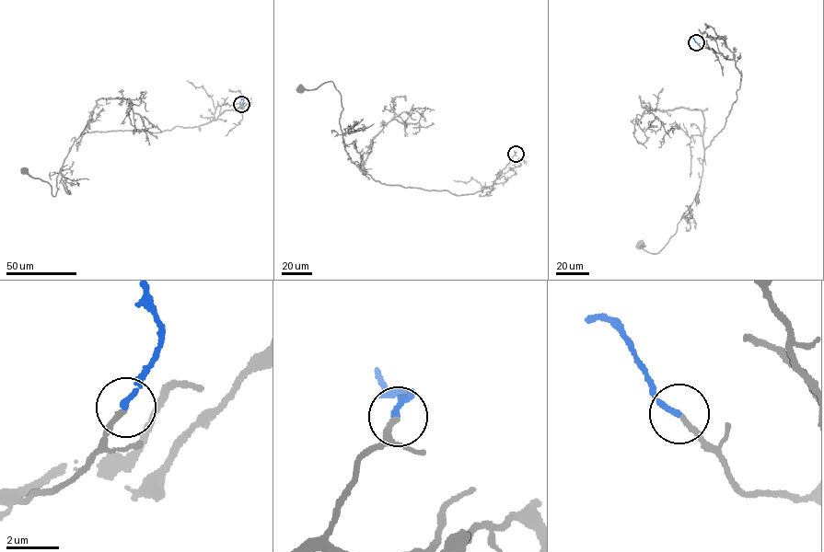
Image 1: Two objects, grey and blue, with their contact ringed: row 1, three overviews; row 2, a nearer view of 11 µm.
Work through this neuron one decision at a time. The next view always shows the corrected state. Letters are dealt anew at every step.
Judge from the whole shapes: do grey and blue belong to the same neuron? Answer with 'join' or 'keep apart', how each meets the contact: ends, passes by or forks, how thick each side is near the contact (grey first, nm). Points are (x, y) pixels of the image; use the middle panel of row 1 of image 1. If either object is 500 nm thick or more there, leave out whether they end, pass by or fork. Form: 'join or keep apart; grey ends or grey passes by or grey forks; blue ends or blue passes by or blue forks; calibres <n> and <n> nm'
join; grey ends; blue ends; calibres 200 and 220 nm

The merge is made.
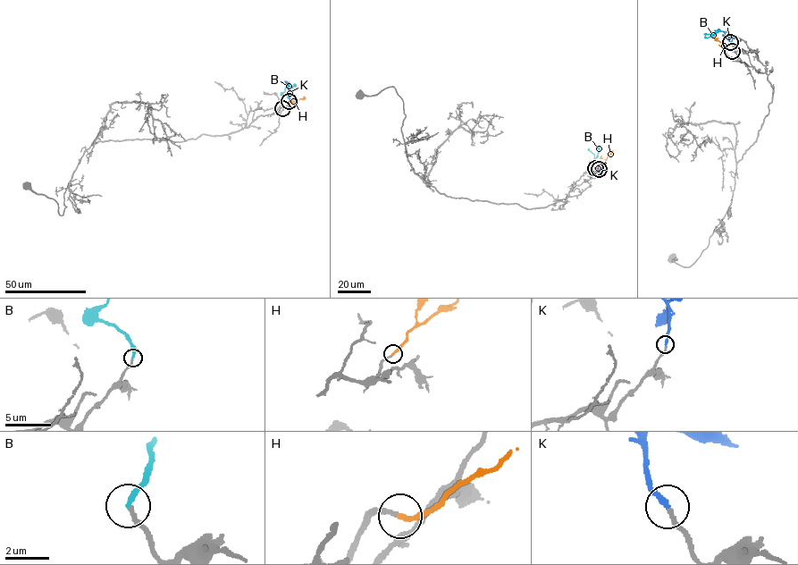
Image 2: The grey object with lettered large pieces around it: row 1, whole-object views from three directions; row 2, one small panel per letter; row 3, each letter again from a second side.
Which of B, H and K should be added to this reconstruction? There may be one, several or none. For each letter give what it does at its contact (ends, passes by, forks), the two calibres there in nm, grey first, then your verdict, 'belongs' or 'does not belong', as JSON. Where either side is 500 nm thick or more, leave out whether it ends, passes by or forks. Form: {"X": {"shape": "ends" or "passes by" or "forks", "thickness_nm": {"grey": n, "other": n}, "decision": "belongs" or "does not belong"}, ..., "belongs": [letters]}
{"B": {"shape": "ends", "thickness_nm": {"grey": 200, "other": 200}, "decision": "does not belong"}, "H": {"shape": "ends", "thickness_nm": {"grey": 170, "other": 200}, "decision": "belongs"}, "K": {"shape": "ends", "thickness_nm": {"grey": 190, "other": 240}, "decision": "belongs"}, "belongs": ["H", "K"]}

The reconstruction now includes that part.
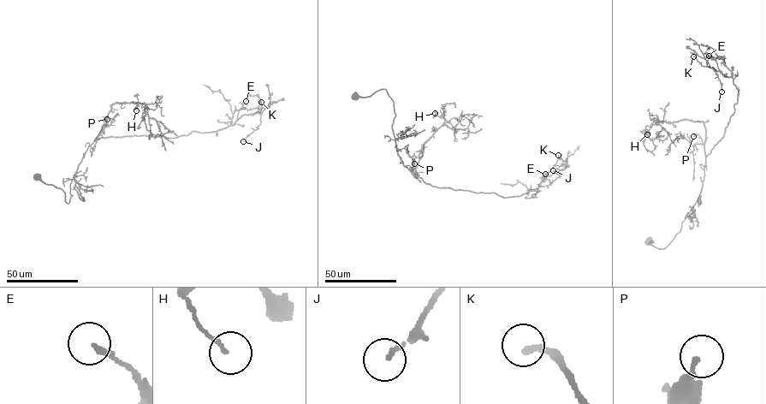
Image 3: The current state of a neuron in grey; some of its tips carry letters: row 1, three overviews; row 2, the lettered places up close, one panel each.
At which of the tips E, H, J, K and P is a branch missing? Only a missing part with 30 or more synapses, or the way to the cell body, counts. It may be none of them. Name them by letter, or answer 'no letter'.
K

